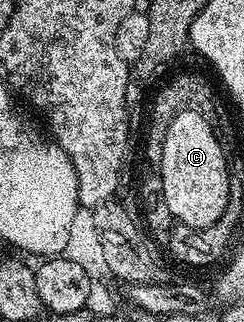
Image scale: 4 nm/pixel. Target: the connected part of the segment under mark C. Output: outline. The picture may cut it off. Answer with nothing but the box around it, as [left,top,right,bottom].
[160,110,228,231]

